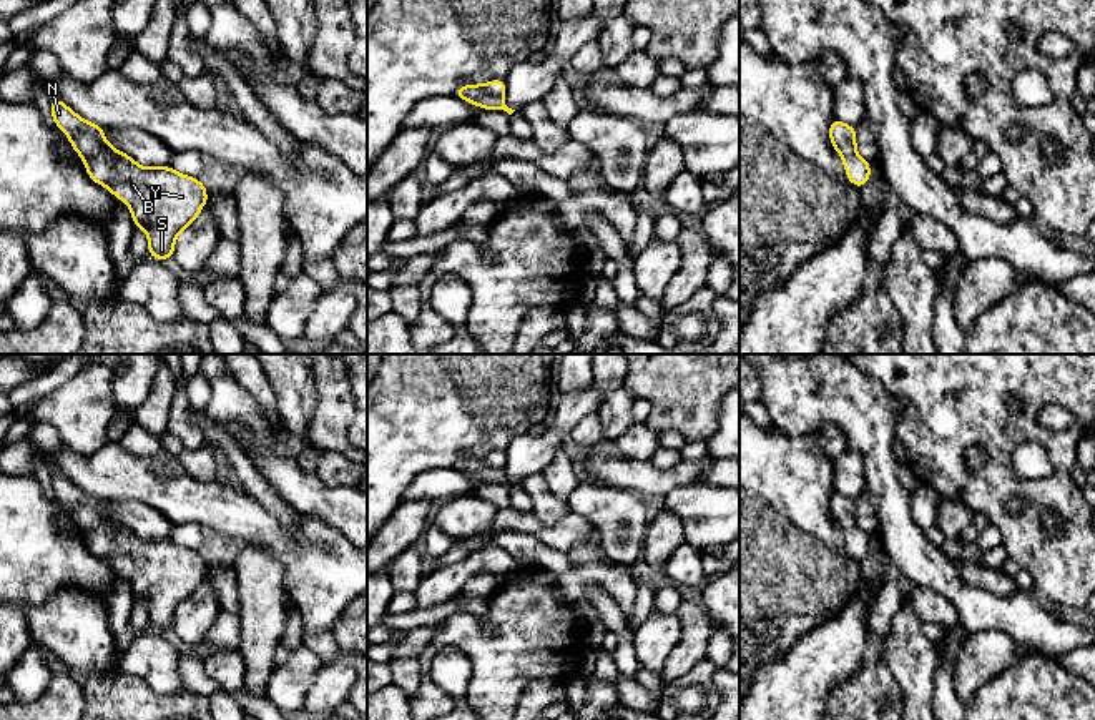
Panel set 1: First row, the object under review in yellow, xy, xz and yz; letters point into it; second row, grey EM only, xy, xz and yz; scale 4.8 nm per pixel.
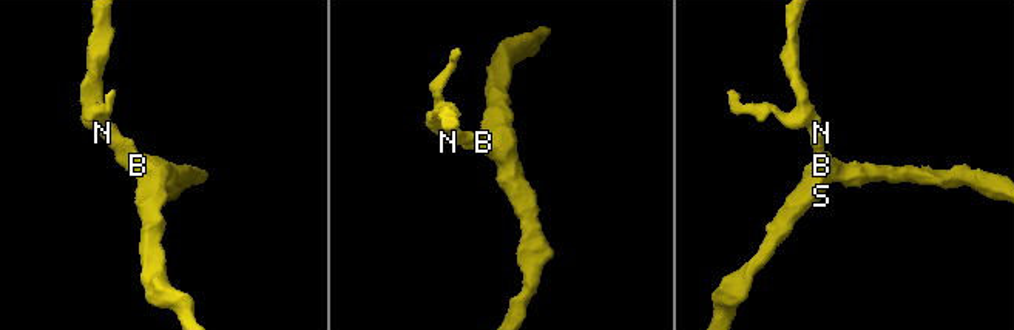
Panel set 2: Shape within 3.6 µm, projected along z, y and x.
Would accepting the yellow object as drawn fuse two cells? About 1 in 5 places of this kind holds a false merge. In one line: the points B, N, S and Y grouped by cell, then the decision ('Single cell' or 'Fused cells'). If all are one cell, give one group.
Groups: B N S Y. Single cell

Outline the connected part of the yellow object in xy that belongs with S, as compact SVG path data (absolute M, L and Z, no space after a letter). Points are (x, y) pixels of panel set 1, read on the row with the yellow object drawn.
M50 96L50 101L53 121L70 136L88 176L126 201L135 228L148 233L148 254L161 261L173 258L176 236L208 203L203 183L171 166L143 168L130 155L115 150L103 138L101 126L85 121L56 96Z

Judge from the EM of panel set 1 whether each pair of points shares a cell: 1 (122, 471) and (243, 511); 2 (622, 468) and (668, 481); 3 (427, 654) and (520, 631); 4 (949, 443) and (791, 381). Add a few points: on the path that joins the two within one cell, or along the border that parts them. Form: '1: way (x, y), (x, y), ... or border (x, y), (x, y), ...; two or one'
1: way (152, 486), (162, 496), (178, 496), (213, 504); one
2: way (633, 476), (657, 481); one
3: way (451, 637), (497, 637); one
4: border (881, 384), (898, 403), (896, 438); two

